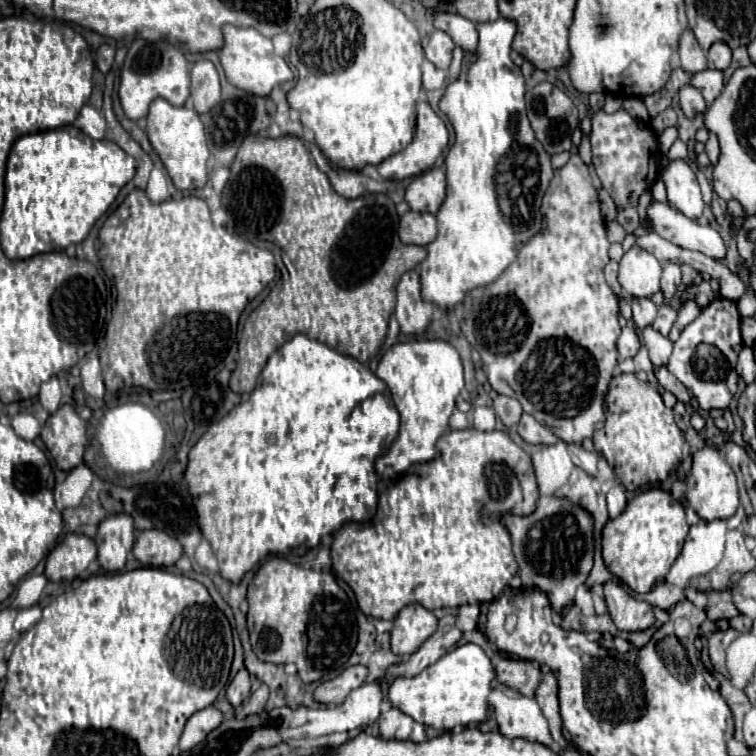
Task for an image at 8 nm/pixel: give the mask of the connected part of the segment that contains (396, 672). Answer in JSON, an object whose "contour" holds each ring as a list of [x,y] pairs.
{"contour":[[[449,613],[439,621],[437,631],[409,659],[401,661],[399,665],[391,665],[389,673],[393,677],[415,677],[427,665],[435,663],[441,655],[453,649],[459,639],[461,639],[461,631],[455,627],[455,615]]]}

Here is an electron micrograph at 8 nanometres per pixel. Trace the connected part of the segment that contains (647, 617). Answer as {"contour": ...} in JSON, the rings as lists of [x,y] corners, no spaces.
{"contour":[[[609,581],[603,585],[603,591],[611,619],[619,631],[645,631],[655,623],[653,607],[623,593],[623,587],[619,583]]]}

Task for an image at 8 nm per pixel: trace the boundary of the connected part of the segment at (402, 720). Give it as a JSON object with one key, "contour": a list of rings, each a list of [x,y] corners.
{"contour":[[[391,707],[379,715],[379,735],[385,739],[411,740],[420,743],[427,739],[426,727],[407,717],[403,711]]]}

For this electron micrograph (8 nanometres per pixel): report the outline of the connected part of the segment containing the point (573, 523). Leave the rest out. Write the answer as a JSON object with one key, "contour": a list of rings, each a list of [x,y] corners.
{"contour":[[[539,497],[535,513],[527,517],[507,515],[505,527],[513,539],[513,553],[519,563],[519,575],[525,587],[541,589],[555,613],[573,601],[579,585],[585,583],[593,567],[593,519],[567,499]]]}

